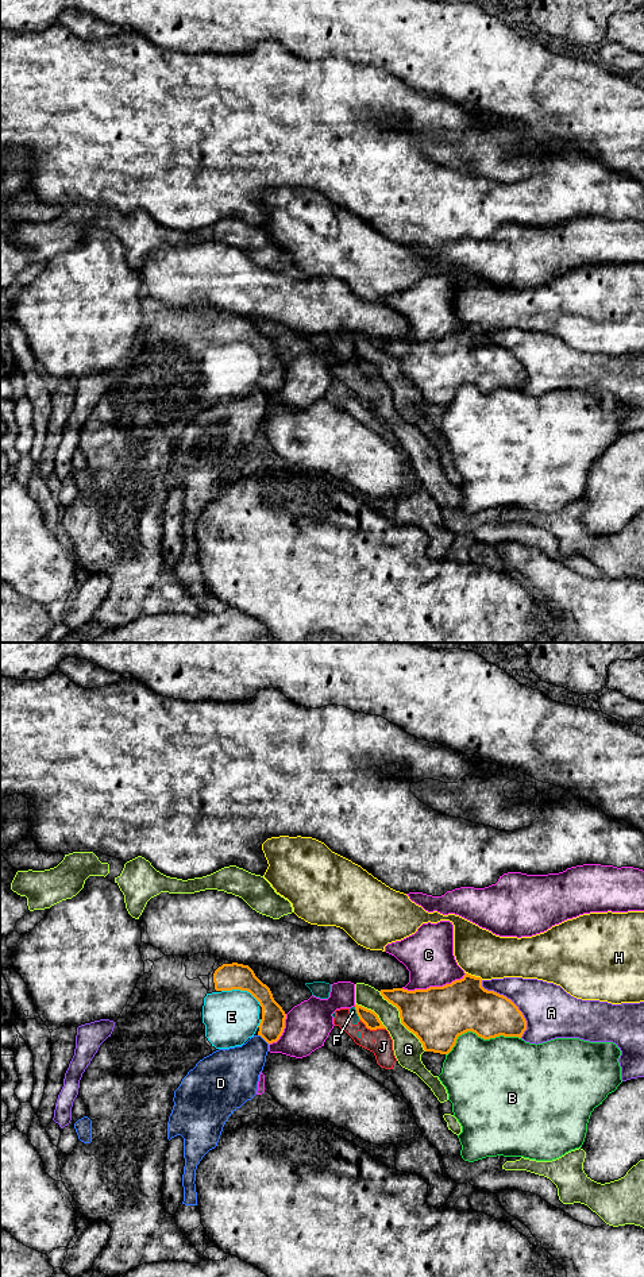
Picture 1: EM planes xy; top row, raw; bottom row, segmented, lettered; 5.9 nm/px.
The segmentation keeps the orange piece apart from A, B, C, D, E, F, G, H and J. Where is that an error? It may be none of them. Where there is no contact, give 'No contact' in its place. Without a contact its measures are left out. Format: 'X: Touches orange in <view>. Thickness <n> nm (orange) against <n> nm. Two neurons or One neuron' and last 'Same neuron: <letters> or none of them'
A: Touches orange in xy. Thickness 280 nm (orange) against 300 nm. Two neurons
B: Touches orange in xy. Thickness 320 nm (orange) against 460 nm. Two neurons
C: Touches orange in xy. Thickness 360 nm (orange) against 300 nm. Two neurons
D: Touches orange in xy. Thickness 150 nm (orange) against 280 nm. Two neurons
E: Touches orange in xy. Thickness 160 nm (orange) against 320 nm. One neuron
F: Touches orange in xy. Thickness 90 nm (orange) against 50 nm. Two neurons
G: Touches orange in xy. Thickness 360 nm (orange) against 170 nm. Two neurons
H: Touches orange in xy. Thickness 300 nm (orange) against 280 nm. Two neurons
J: Touches orange in xy. Thickness 90 nm (orange) against 130 nm. Two neurons
Same neuron: E

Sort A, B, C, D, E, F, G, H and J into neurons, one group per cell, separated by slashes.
A / B / C / D / E / F J / G / H

